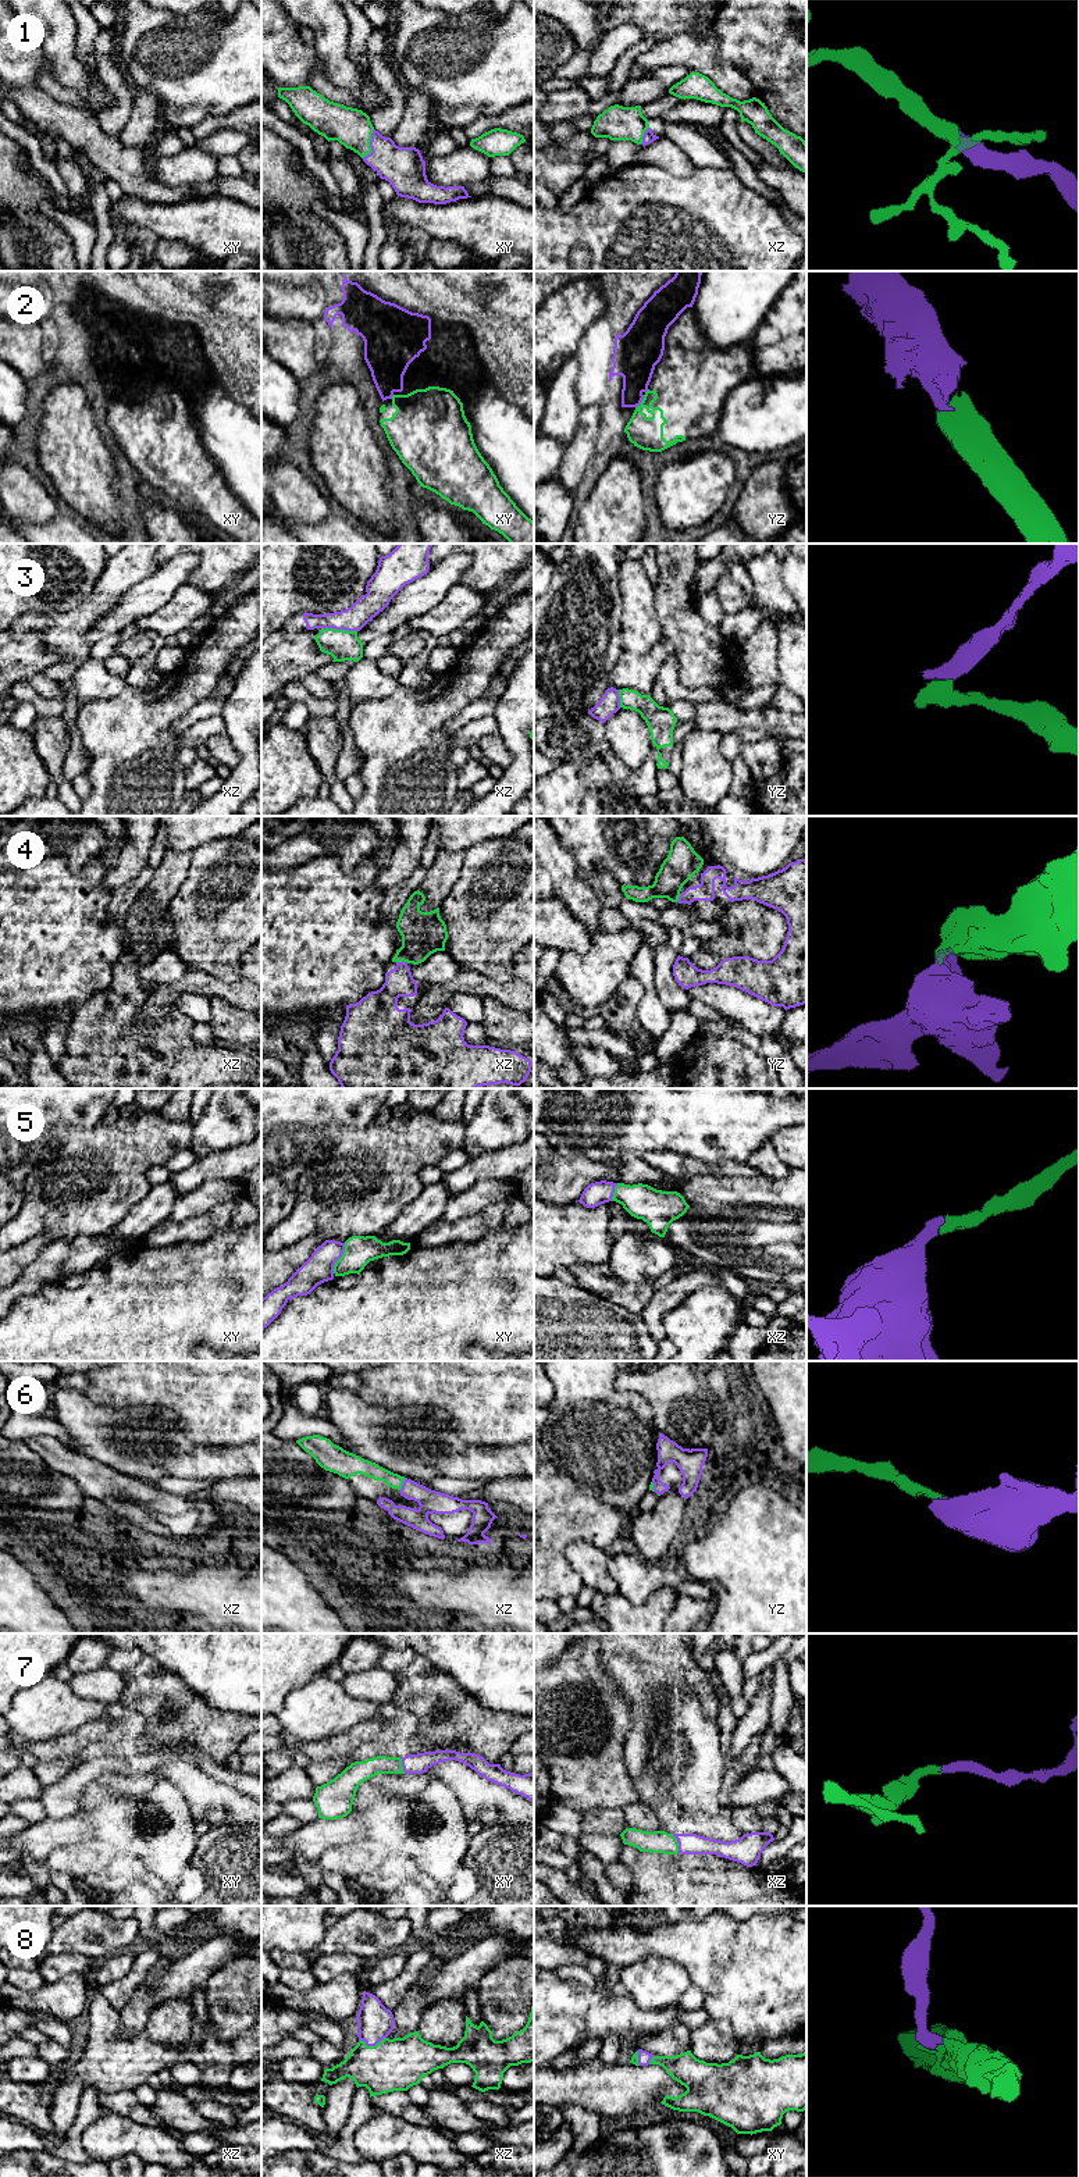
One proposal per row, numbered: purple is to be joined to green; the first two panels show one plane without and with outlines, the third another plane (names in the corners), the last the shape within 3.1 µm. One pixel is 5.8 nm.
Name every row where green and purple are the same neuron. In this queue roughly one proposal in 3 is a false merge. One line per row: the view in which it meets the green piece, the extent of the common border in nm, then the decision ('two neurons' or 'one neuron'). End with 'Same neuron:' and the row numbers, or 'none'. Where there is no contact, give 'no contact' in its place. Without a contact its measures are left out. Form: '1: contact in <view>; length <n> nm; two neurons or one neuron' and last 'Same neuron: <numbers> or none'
1: contact in xy; length 180 nm; one neuron
2: contact in yz; length 90 nm; two neurons
3: contact in xz; length 200 nm; one neuron
4: contact in xz; length 70 nm; one neuron
5: contact in xy; length 190 nm; one neuron
6: contact in xz; length 80 nm; one neuron
7: contact in xz; length 120 nm; one neuron
8: contact in xz; length 160 nm; one neuron
Same neuron: 1, 3, 4, 5, 6, 7, 8

